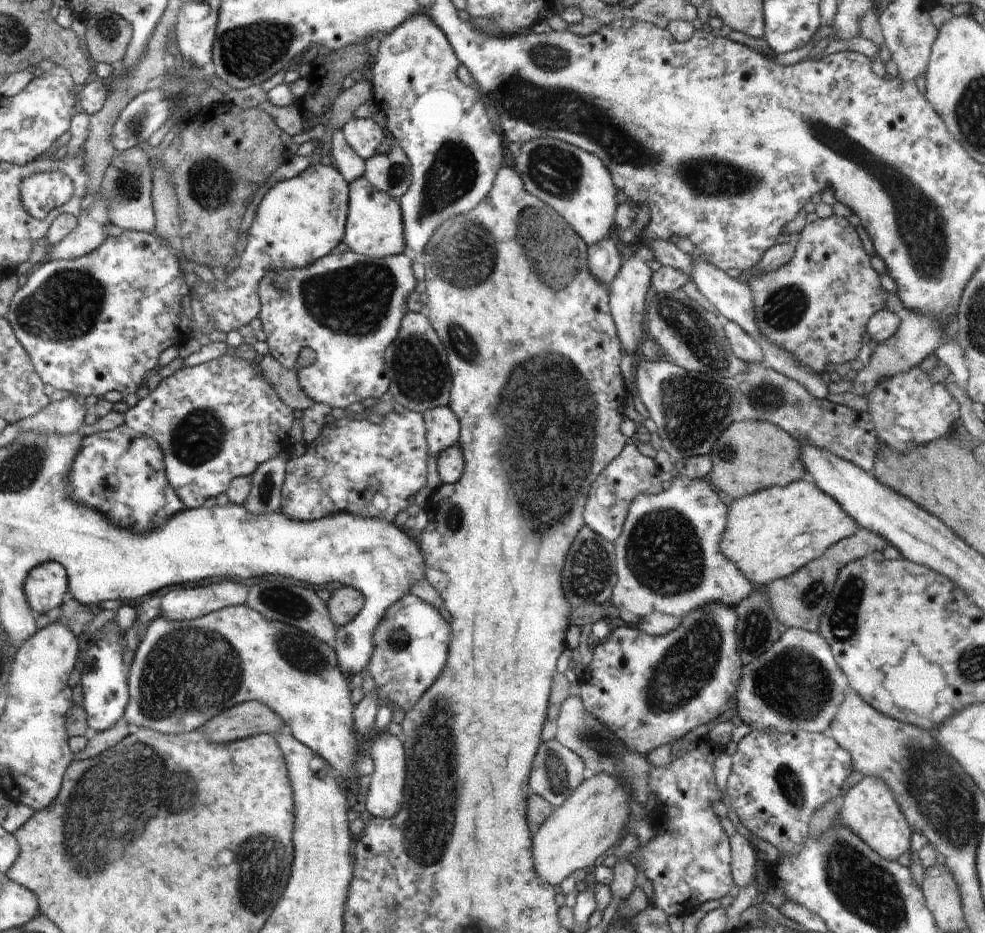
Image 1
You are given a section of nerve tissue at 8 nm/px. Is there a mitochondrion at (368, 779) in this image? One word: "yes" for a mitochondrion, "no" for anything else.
no

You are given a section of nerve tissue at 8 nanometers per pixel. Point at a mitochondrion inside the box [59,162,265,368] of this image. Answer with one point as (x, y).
(127, 184)

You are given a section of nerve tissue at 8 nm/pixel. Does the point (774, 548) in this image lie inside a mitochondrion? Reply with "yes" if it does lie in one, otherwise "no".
no

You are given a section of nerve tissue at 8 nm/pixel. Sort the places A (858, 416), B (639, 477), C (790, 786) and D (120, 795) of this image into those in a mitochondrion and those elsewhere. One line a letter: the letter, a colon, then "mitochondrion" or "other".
A: other
B: other
C: mitochondrion
D: mitochondrion

